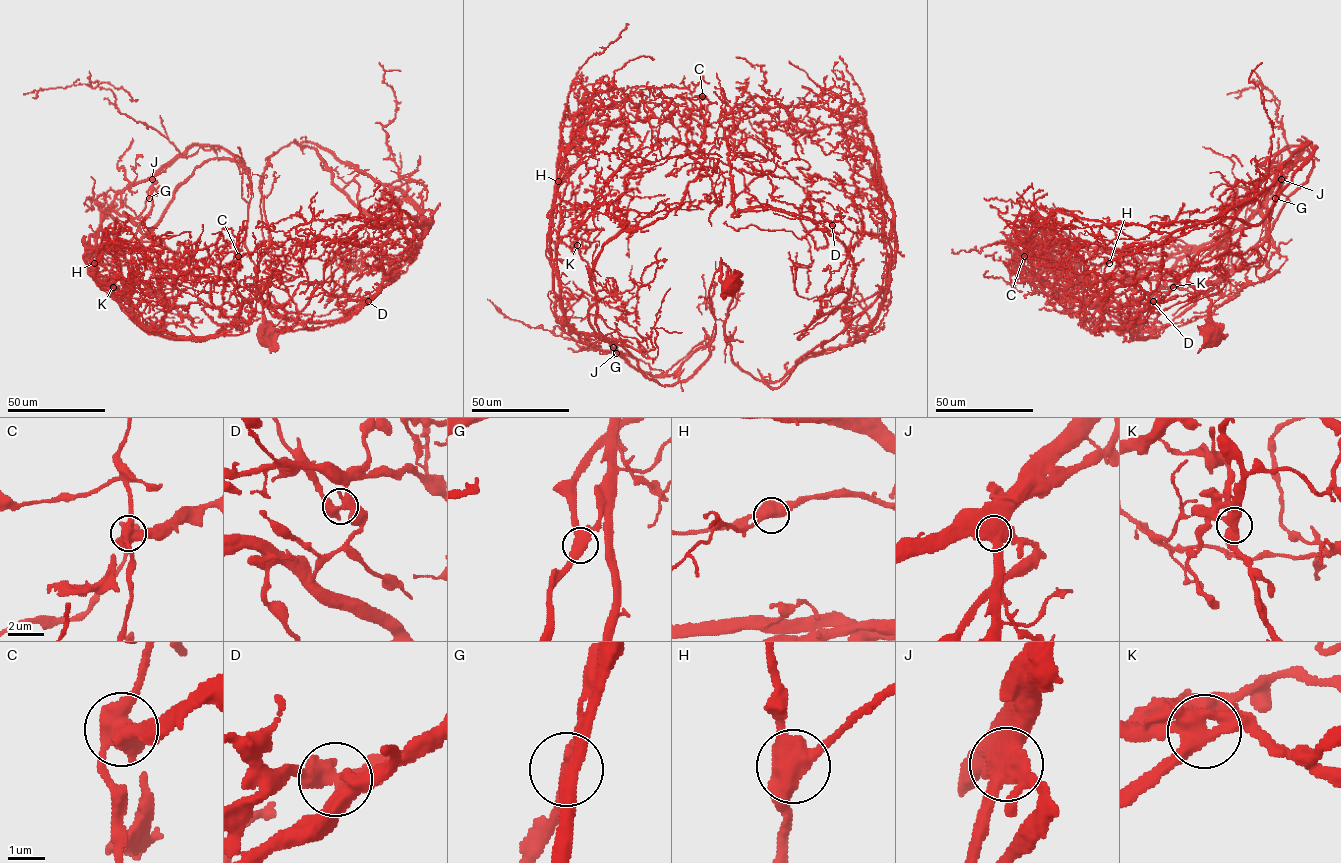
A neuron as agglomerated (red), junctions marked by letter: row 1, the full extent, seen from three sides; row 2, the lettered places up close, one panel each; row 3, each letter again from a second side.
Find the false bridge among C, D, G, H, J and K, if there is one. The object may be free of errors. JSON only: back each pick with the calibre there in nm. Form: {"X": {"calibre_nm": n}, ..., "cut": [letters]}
{"C": {"calibre_nm": 550}, "cut": ["C"]}

